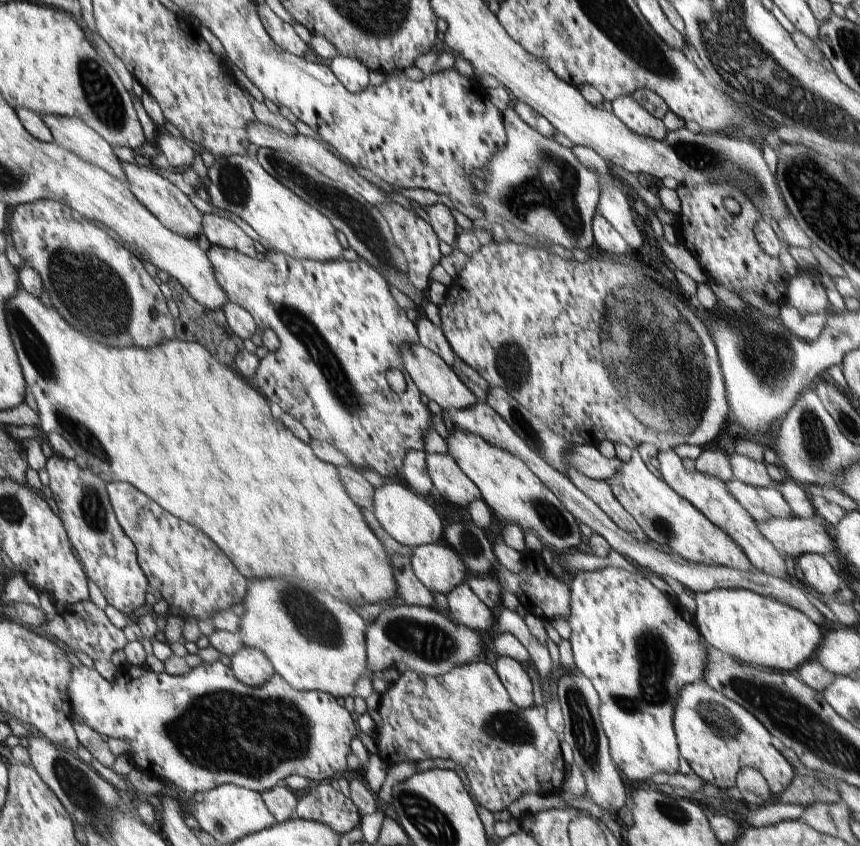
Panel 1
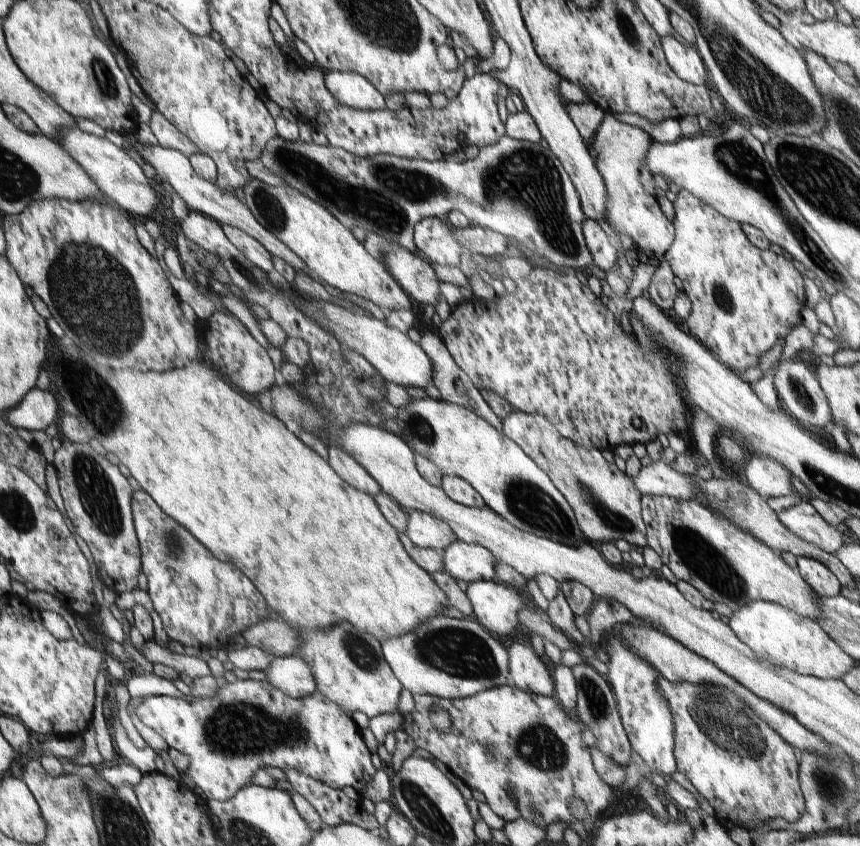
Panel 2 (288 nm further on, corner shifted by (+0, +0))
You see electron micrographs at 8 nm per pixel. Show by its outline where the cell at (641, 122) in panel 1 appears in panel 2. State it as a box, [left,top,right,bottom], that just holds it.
[593,112,675,260]

